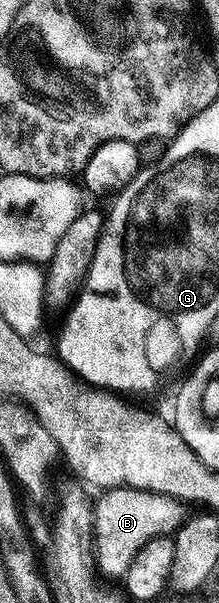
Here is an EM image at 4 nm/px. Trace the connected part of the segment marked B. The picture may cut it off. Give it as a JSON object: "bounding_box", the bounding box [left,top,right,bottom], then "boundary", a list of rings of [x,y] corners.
{"bounding_box":[93,488,183,578],"boundary":[[[110,488],[102,491],[93,504],[93,554],[95,568],[102,577],[123,578],[131,566],[131,558],[156,536],[176,533],[183,523],[177,508],[165,508],[166,497],[138,488]]]}

